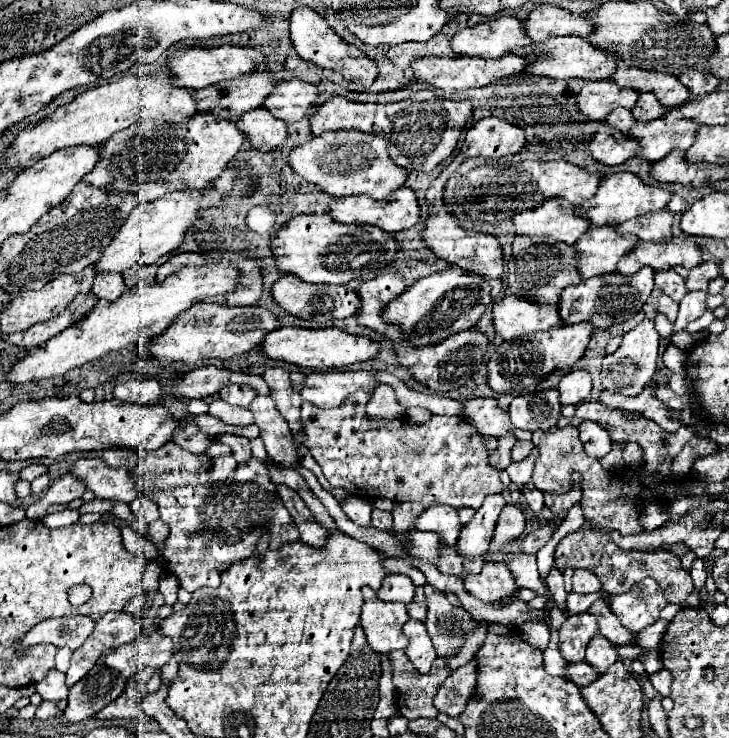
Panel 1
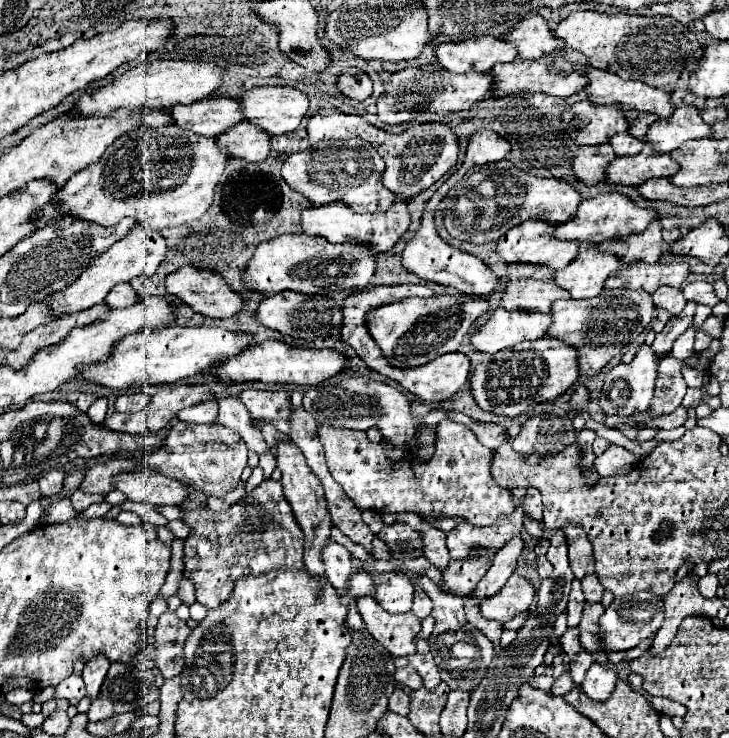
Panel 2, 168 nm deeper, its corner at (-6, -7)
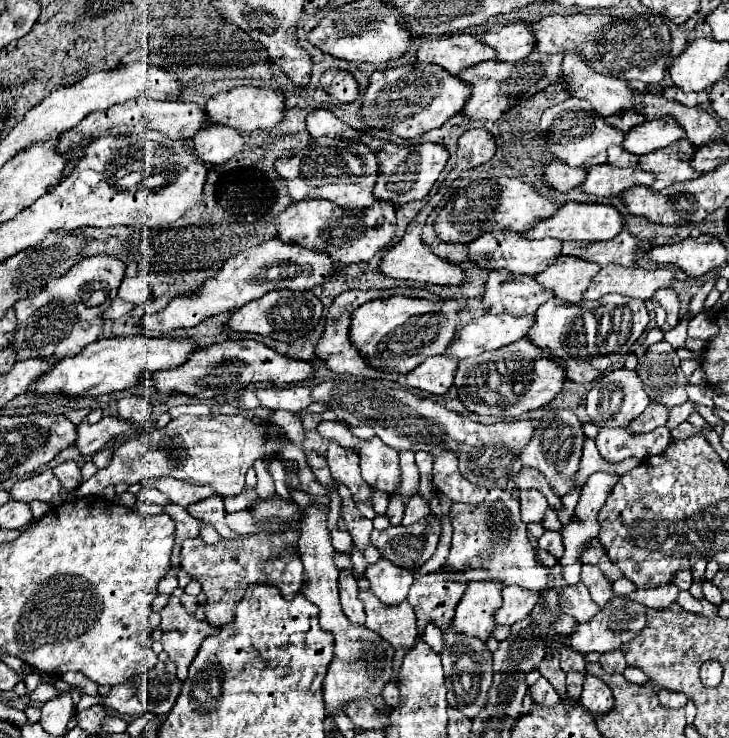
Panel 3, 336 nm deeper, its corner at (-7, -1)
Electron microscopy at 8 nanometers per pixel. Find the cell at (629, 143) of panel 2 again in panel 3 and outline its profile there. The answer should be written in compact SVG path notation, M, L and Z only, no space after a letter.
M611 147L607 153L607 163L615 167L633 167L639 161L639 155L627 153L623 147Z

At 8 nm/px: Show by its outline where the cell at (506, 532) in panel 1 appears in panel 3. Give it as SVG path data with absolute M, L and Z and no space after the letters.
M497 581L469 583L467 593L455 609L453 629L469 637L487 641L495 629L495 611L501 605L501 585Z

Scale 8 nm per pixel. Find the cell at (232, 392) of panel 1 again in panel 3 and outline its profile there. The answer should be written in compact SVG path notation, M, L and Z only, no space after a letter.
M291 385L285 389L257 389L255 393L261 401L261 407L267 409L283 409L297 413L315 403L315 399L311 397L311 387L305 385Z

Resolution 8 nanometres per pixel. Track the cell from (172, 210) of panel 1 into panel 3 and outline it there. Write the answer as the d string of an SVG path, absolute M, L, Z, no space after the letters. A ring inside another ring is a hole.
M103 255L101 257L87 257L87 259L81 259L79 263L75 263L63 277L51 279L41 289L41 293L17 301L15 303L17 329L15 329L15 335L13 335L13 341L11 341L13 349L17 351L17 361L31 359L31 357L57 357L57 359L75 357L89 343L97 341L97 337L103 331L103 313L107 311L107 307L103 307L103 305L109 305L117 297L117 291L119 291L119 285L123 281L123 277L125 277L125 265L121 261L117 261L113 257L103 257ZM95 291L107 293L107 301L103 305L91 305L89 303L91 293L95 293Z

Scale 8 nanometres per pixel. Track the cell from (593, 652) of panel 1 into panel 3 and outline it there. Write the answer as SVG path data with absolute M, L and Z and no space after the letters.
M585 675L585 685L581 693L581 707L591 711L593 715L605 715L613 709L613 693L611 689L597 677Z

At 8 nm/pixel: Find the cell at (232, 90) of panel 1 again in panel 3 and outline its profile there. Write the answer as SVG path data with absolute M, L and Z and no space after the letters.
M137 97L137 99L131 99L131 101L125 101L123 105L115 105L115 107L109 107L105 111L95 111L95 113L89 113L77 127L69 129L67 133L63 133L59 137L59 145L57 145L57 151L59 153L67 153L67 169L63 169L63 177L67 177L67 173L71 173L73 169L73 161L79 161L81 157L81 149L77 155L69 155L71 149L73 149L73 143L81 143L81 141L87 141L87 139L99 139L99 137L105 137L105 135L113 135L113 137L127 137L127 135L133 135L135 129L139 131L159 131L171 139L191 139L205 123L205 113L199 109L199 105L195 103L183 103L183 101L155 101L155 99L149 99L149 97Z

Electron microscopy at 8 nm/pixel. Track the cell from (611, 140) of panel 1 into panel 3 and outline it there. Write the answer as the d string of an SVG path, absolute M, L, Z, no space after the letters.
M553 161L543 175L543 185L549 189L557 189L561 193L579 187L581 181L585 179L585 169L581 167L569 167L563 165L561 161Z

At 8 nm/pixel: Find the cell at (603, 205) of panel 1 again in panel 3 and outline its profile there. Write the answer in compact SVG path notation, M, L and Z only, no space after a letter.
M565 203L551 217L539 221L525 235L527 239L559 239L559 241L607 241L623 231L623 215L611 205L595 203Z

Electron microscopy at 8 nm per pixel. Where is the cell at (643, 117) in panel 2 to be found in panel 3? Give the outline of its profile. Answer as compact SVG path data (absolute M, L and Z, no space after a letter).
M623 111L623 113L615 113L615 115L611 115L611 117L605 117L605 121L607 121L609 125L621 129L621 131L629 131L631 127L643 123L645 117L639 115L639 113L635 113L635 111Z

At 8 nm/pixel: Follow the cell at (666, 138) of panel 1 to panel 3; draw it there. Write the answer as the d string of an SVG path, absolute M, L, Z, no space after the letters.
M597 165L587 171L585 181L581 183L581 189L589 195L597 197L611 197L611 195L621 195L625 189L633 185L643 185L649 187L655 181L651 173L643 173L637 167L611 167L611 165Z

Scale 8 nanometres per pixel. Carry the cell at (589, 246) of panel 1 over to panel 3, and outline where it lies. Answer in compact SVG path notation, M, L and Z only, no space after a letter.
M557 257L543 273L535 275L535 281L543 289L553 291L555 297L567 303L579 303L585 289L597 275L599 265L581 261L577 257Z

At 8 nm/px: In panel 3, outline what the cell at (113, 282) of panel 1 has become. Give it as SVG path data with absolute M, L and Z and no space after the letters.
M145 277L123 279L123 283L119 287L119 297L133 305L143 305L143 303L151 301L151 287Z

